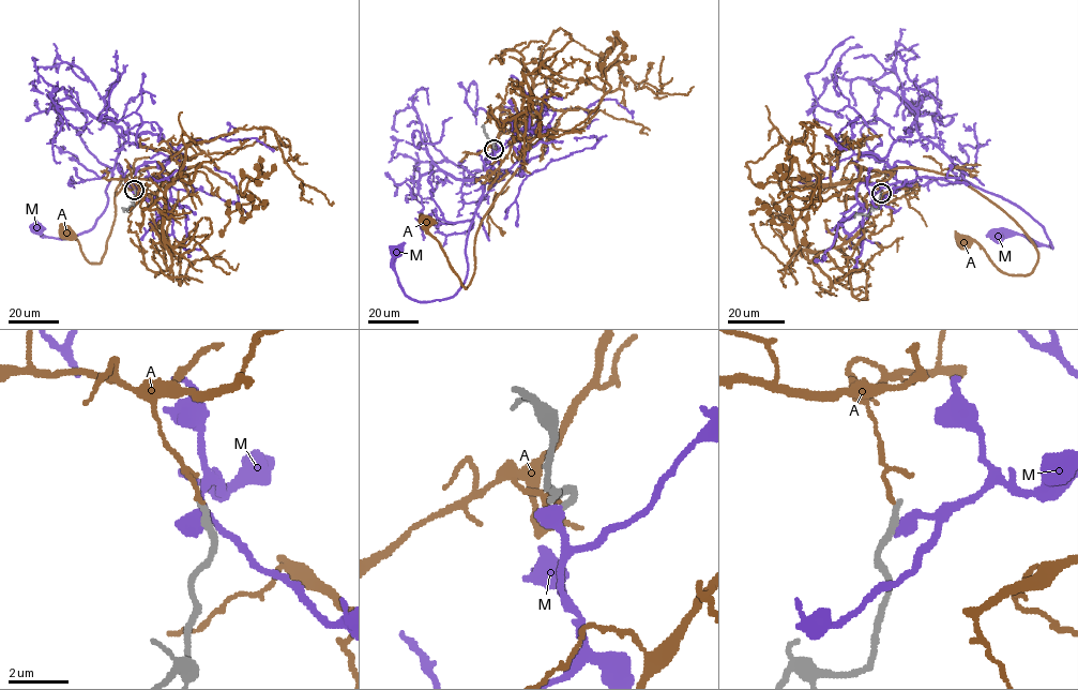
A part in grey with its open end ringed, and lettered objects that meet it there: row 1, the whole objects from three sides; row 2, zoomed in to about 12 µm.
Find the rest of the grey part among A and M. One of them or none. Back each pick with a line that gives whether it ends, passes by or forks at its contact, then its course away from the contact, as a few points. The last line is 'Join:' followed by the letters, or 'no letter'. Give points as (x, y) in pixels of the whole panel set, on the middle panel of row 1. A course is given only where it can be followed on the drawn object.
Join: no letter

